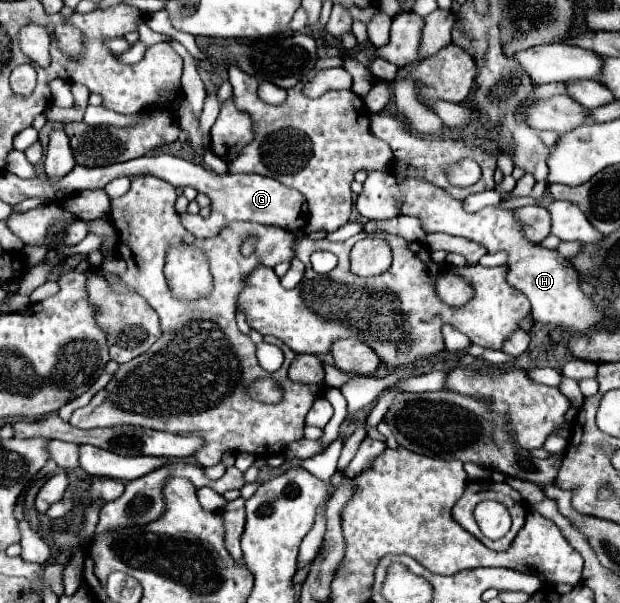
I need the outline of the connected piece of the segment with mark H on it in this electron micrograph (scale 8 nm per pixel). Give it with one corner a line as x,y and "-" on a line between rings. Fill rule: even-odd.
370,171
368,173
368,179
364,181
364,189
356,199
356,209
366,219
392,219
392,217
398,217
398,215
418,217
420,223
422,223
424,233
448,233
448,235
454,235
454,237
464,237
464,239
470,239
470,241
476,241
480,245
484,245
488,253
504,251
508,255
506,263
502,265
506,269
506,279
508,279
508,283
512,287
516,287
518,291
522,291
530,299
534,321
550,323
554,327
574,329
574,333
584,333
584,331
596,327
598,323
604,323
604,313
598,311
598,307
580,291
578,273
574,271
570,261
566,261
558,251
550,251
550,249
544,249
544,247
528,241
524,237
522,223
514,217
512,209
504,209
500,205
488,205
482,211
468,213
464,209
464,201
462,199
452,197
444,189
438,189
434,183
430,183
430,181
422,179
422,177
408,177
408,179
396,181
396,177
390,171

